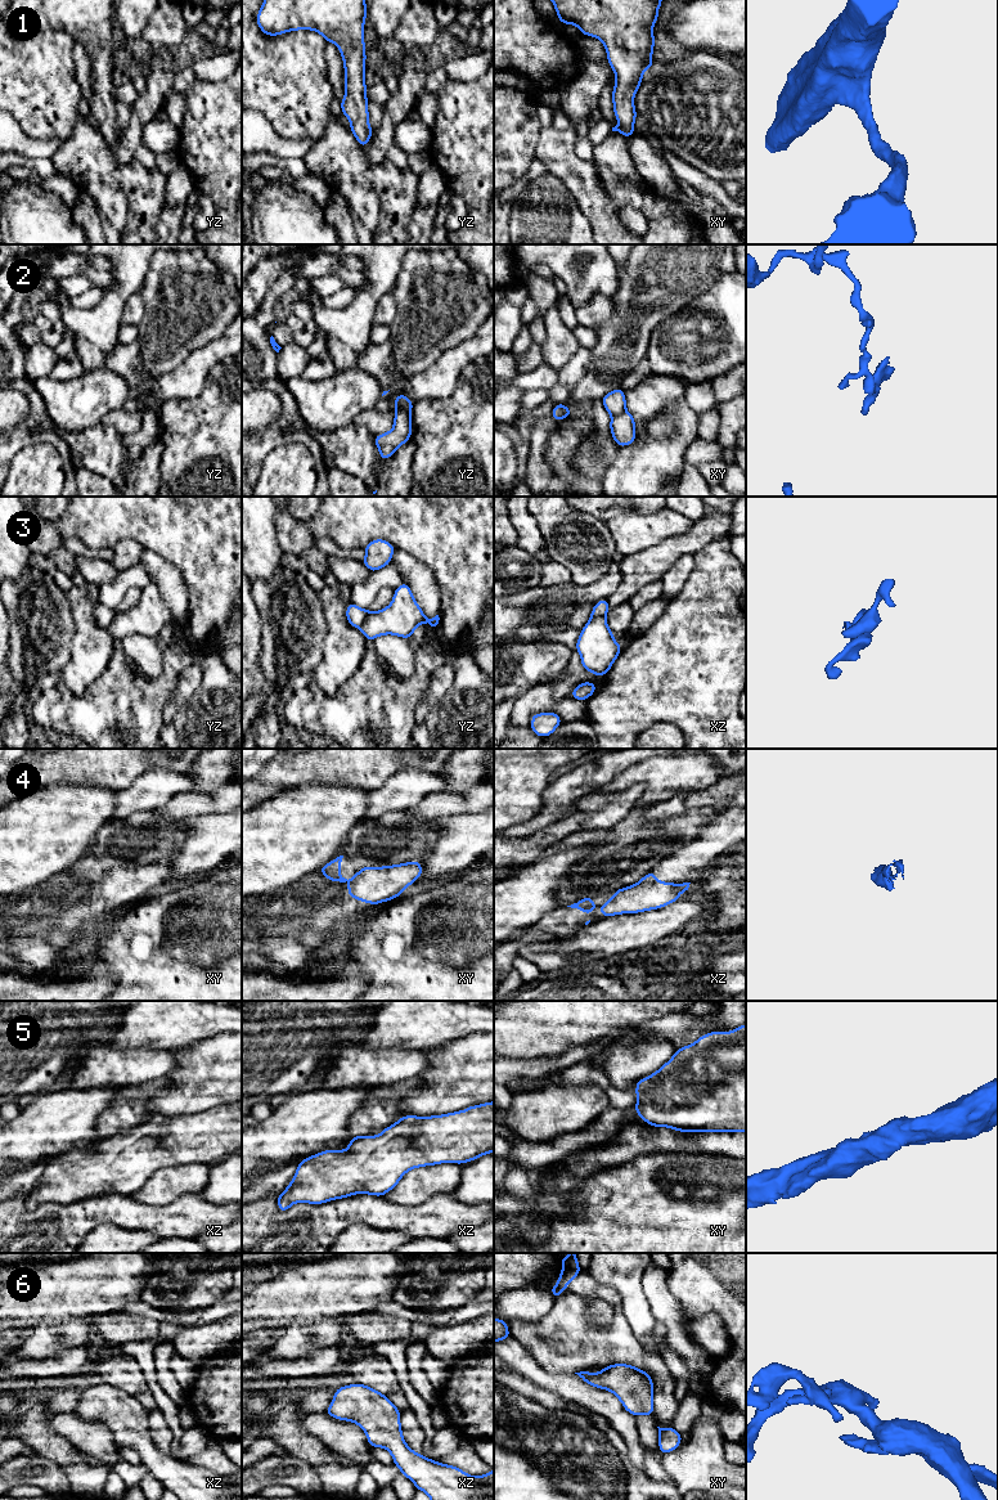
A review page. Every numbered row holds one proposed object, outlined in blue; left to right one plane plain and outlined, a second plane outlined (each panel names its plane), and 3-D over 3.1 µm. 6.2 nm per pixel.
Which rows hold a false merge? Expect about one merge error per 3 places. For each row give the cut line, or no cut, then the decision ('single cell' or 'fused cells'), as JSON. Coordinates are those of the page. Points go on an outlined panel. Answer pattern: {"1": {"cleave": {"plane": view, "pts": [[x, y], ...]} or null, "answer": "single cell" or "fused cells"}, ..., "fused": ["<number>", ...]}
{"1": {"cleave": null, "answer": "single cell"}, "2": {"cleave": {"plane": "yz", "pts": [[396, 411], [407, 411], [409, 413]]}, "answer": "fused cells"}, "3": {"cleave": {"plane": "yz", "pts": [[371, 612], [359, 627]]}, "answer": "fused cells"}, "4": {"cleave": {"plane": "xy", "pts": [[353, 878], [349, 881]]}, "answer": "fused cells"}, "5": {"cleave": null, "answer": "single cell"}, "6": {"cleave": null, "answer": "single cell"}, "fused": ["2", "3", "4"]}

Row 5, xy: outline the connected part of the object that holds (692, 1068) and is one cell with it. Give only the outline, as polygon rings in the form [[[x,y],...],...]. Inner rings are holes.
[[[746,1024],[730,1032],[710,1032],[678,1048],[671,1059],[635,1086],[635,1114],[653,1127],[679,1132],[746,1132]]]

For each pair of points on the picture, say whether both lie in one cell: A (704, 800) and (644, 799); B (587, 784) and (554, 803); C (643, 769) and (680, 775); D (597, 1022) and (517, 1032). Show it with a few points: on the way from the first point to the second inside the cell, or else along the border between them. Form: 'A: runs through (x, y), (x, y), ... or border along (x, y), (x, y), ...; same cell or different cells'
A: border along (696, 789), (688, 793), (679, 793), (651, 807); different cells
B: runs through (579, 784), (570, 787), (562, 795); same cell
C: runs through (652, 772), (671, 775); same cell
D: runs through (578, 1022), (572, 1025), (536, 1025); same cell

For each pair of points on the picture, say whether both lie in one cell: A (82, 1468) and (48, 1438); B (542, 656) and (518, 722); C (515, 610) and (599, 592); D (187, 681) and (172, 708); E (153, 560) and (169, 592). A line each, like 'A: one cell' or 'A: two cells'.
A: one cell
B: two cells
C: one cell
D: one cell
E: one cell

